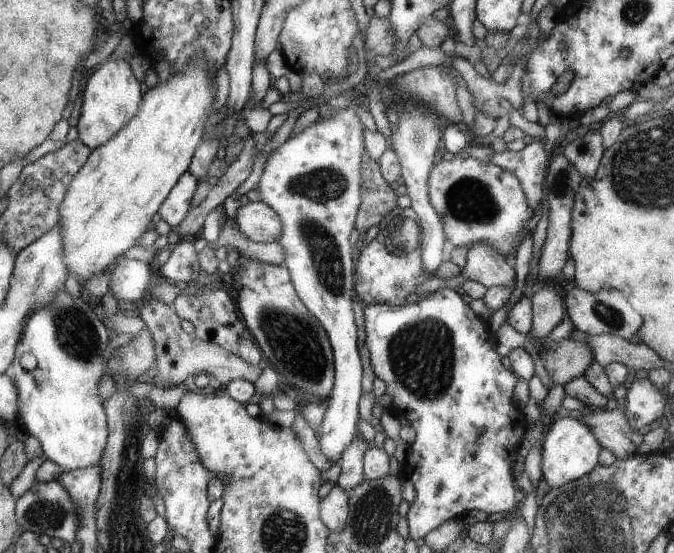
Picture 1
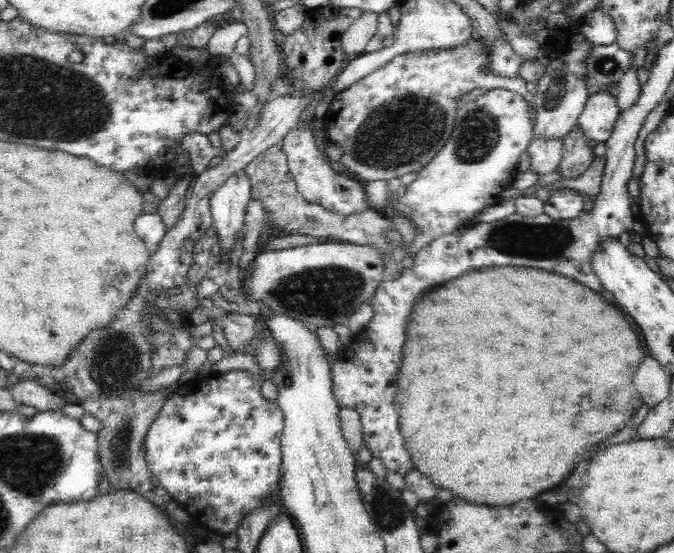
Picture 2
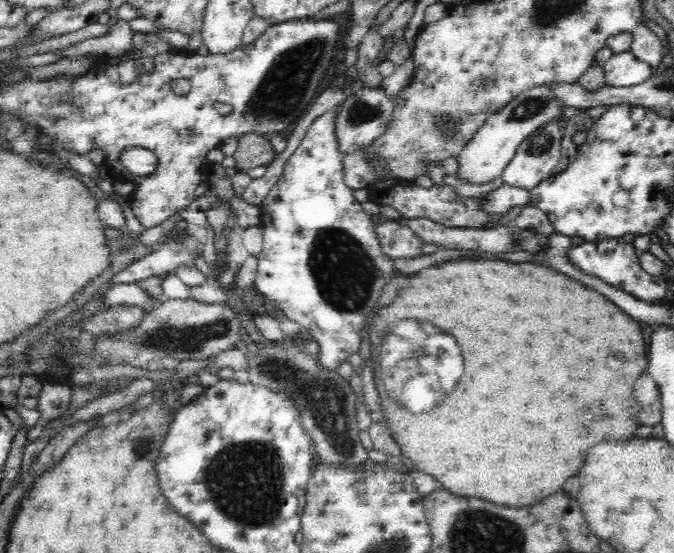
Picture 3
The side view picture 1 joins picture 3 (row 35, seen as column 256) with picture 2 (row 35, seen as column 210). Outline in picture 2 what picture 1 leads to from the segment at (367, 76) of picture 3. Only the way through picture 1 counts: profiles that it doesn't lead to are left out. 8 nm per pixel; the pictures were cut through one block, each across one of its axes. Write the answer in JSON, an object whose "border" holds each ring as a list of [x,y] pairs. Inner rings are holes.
{"border":[[[363,13],[341,36],[341,47],[349,58],[362,55],[366,44],[378,30],[378,13]]]}

